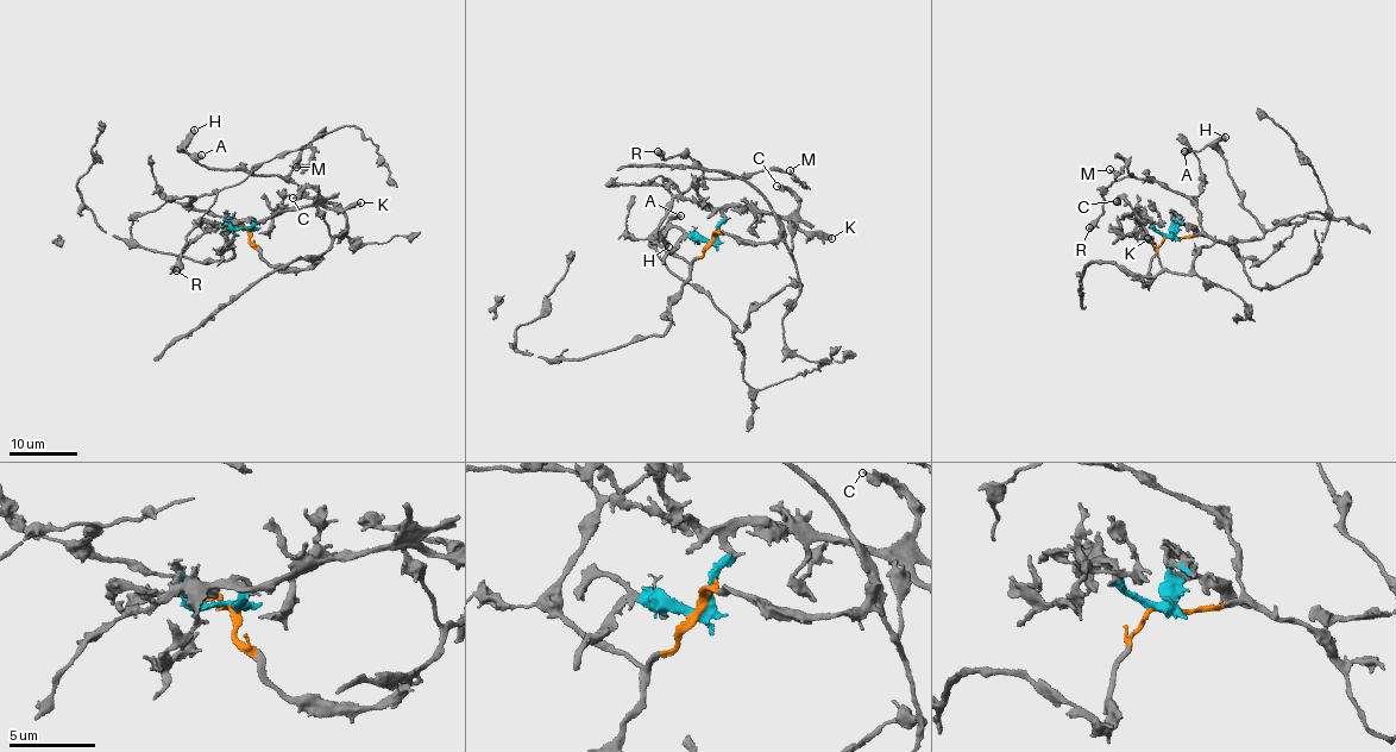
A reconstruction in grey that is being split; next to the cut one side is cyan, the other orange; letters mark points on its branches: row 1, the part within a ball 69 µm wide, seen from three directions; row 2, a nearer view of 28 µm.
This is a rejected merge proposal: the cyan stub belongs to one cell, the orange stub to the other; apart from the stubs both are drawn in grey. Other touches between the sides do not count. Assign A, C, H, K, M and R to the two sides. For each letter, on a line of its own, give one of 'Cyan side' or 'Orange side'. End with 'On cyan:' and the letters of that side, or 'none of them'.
A: Orange side
C: Cyan side
H: Orange side
K: Cyan side
M: Orange side
R: Orange side
On cyan: C, K

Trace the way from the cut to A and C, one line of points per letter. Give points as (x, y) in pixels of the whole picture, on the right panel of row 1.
A: (1171, 237), (1146, 287), (1143, 277), (1187, 273), (1215, 240), (1263, 237), (1222, 157), (1212, 146), (1183, 152)
C: (1171, 236), (1162, 234), (1149, 219), (1138, 223), (1140, 220), (1139, 223), (1125, 196), (1115, 201)

